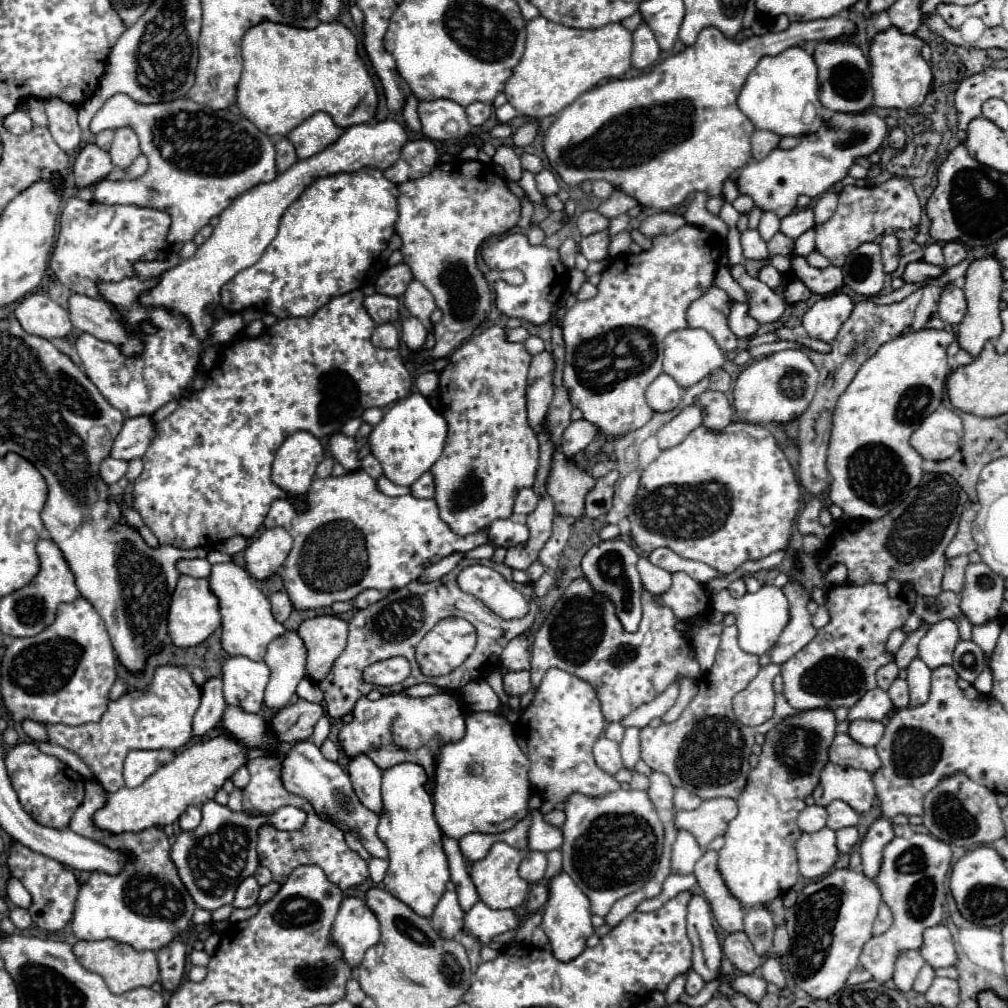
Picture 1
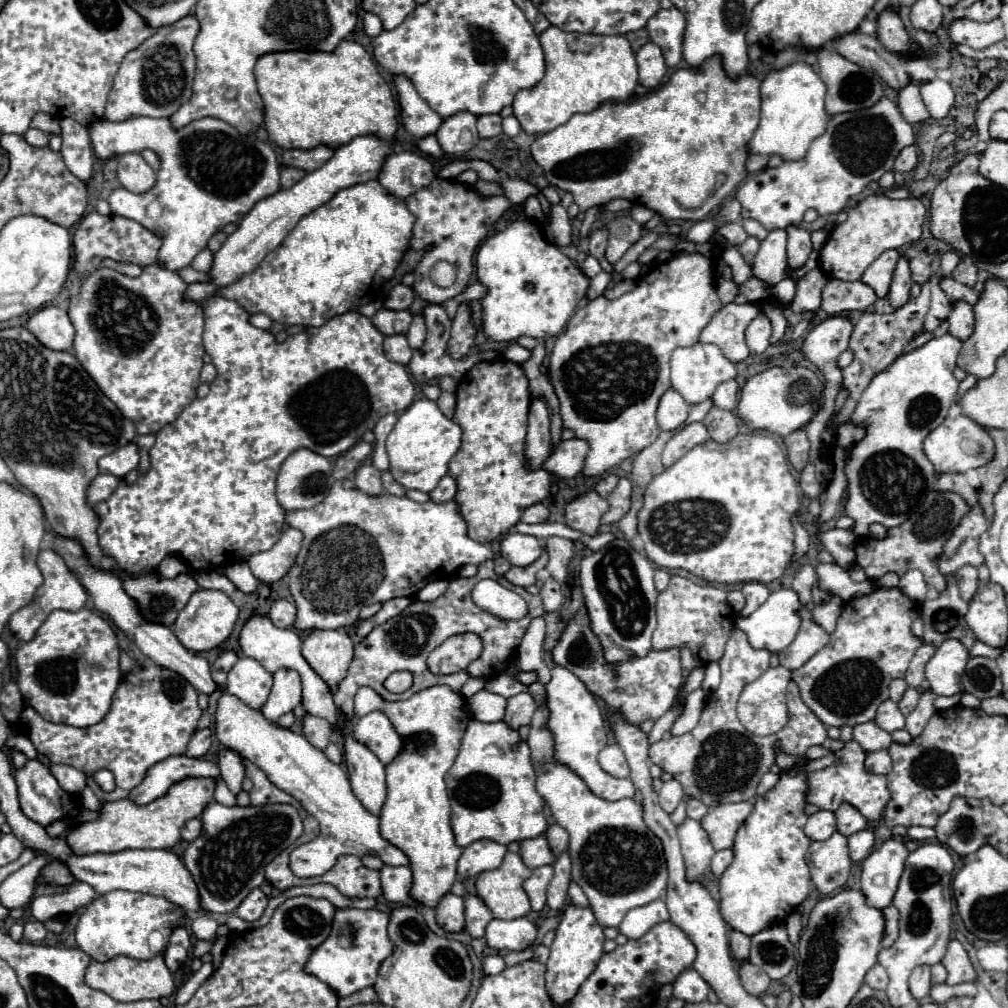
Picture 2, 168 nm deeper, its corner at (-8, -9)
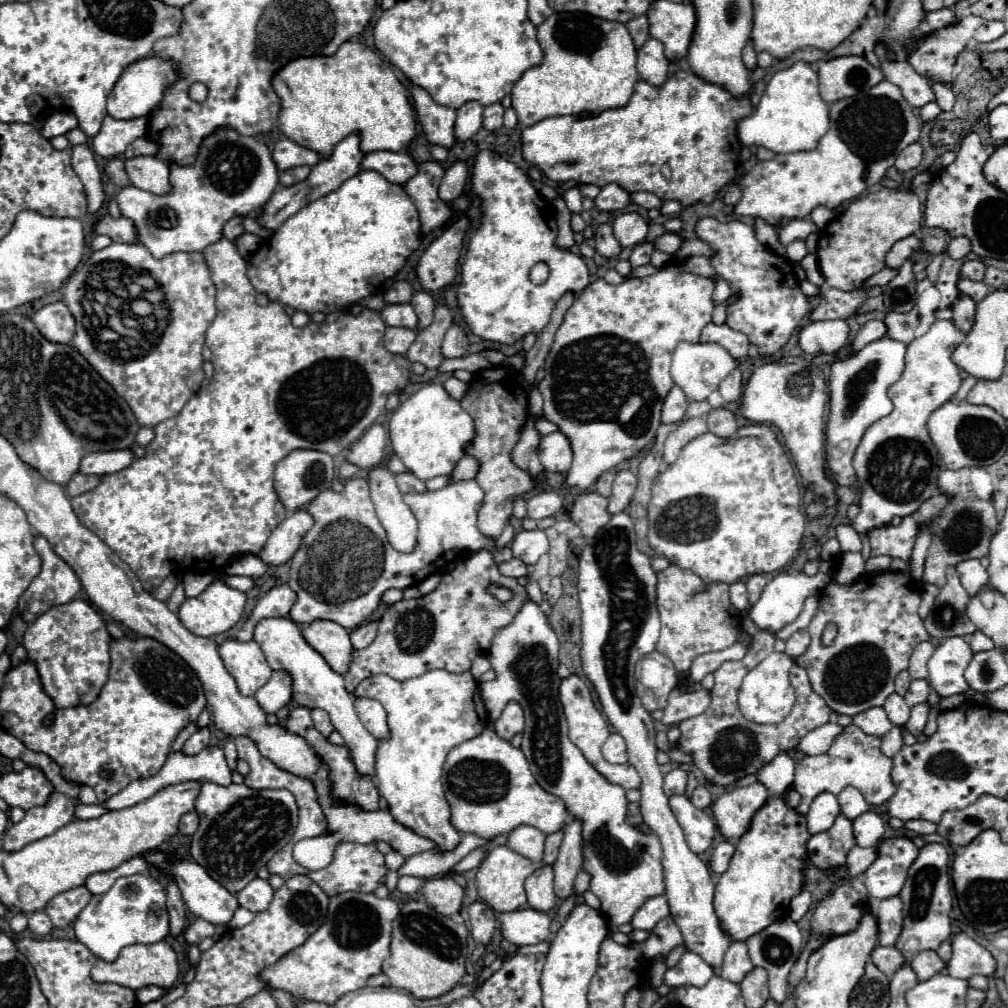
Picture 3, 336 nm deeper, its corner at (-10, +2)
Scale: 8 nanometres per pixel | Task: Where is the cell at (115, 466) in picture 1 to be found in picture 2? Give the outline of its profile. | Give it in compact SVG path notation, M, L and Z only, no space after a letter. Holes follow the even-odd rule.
M99 474L89 486L89 492L87 492L89 504L95 506L97 502L107 500L113 494L113 490L119 486L119 482L121 482L121 478L113 476L113 474Z

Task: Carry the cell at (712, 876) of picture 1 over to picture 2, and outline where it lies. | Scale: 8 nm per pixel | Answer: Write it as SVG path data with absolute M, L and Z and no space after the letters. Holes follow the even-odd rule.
M731 930L729 932L729 944L731 944L731 954L737 958L737 960L743 960L749 956L749 946L751 946L751 940L747 934L741 934L739 930Z

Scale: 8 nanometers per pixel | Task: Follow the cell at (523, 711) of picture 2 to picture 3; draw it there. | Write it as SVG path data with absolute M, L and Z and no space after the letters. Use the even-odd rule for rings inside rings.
M511 701L511 703L503 709L501 717L493 723L493 729L495 729L495 733L497 733L501 739L507 739L507 741L509 741L513 735L521 733L521 731L523 731L523 709L521 709L521 705L515 703L515 701Z

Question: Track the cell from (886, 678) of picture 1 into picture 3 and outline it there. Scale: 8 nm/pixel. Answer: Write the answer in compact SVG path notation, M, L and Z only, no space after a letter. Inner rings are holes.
M901 671L901 673L897 675L897 679L895 679L895 693L899 693L899 695L903 697L903 695L907 693L909 685L911 685L911 677L909 677L909 673L907 673L907 671Z

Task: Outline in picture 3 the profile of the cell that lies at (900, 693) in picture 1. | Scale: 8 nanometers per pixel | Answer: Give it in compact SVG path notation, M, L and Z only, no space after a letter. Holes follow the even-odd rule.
M913 681L911 687L909 687L909 691L907 691L907 695L905 695L907 705L915 707L919 703L925 703L927 697L929 697L929 691L931 691L931 687L929 687L927 681Z

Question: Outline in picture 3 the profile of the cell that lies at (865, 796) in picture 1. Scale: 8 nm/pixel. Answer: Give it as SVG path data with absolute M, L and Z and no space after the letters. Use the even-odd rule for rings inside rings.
M847 725L843 729L843 733L835 737L835 741L833 741L833 745L829 747L827 753L817 755L817 757L803 757L797 763L795 781L793 781L793 787L801 793L801 803L799 803L799 807L795 811L799 815L805 815L811 801L819 793L829 791L833 795L839 795L849 785L859 789L863 793L865 801L871 803L871 805L881 805L887 799L891 799L893 793L895 793L895 785L891 781L893 761L889 757L885 757L879 747L881 747L879 737L867 735L855 725Z

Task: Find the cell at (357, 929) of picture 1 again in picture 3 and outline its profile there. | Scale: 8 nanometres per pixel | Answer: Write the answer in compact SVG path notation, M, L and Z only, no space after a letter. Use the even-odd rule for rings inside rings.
M341 893L331 897L329 911L325 923L295 951L289 951L283 959L279 959L273 967L267 967L259 973L259 979L265 981L273 989L281 989L291 993L295 999L303 1001L319 1001L327 1005L335 1005L345 993L363 989L371 975L381 973L381 963L389 955L391 943L391 923L399 915L399 905L393 899L379 899L373 893Z

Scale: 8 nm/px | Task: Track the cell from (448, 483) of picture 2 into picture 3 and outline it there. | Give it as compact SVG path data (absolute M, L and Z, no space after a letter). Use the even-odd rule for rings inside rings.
M465 455L465 457L457 463L457 467L455 467L455 471L453 471L453 481L475 479L477 471L479 471L479 461L477 461L475 457L471 457L471 455Z

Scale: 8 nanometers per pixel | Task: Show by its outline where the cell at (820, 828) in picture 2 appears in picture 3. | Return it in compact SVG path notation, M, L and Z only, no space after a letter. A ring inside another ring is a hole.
M823 793L823 795L817 795L809 807L809 813L805 815L807 819L807 829L811 835L815 833L823 833L827 831L835 817L839 815L839 803L837 803L837 797L831 795L831 793Z

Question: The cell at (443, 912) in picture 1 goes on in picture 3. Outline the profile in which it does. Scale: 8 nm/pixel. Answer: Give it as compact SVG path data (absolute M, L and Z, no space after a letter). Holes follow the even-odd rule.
M451 875L425 881L421 887L421 895L433 911L447 917L459 913L463 905L463 887Z

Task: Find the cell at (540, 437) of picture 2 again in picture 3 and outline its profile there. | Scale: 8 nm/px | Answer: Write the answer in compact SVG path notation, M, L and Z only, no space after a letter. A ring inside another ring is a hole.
M529 417L529 423L525 423L525 429L521 431L521 437L517 441L517 445L513 447L511 451L511 461L527 471L531 477L537 477L539 473L543 473L543 465L539 461L539 455L537 455L537 449L539 449L539 439L541 435L535 431L535 421L537 417Z

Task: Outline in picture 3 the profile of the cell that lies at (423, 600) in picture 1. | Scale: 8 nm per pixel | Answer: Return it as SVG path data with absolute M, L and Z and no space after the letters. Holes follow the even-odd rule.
M487 549L477 551L453 571L445 573L433 593L421 599L403 599L385 611L375 641L365 649L355 651L349 671L343 675L345 687L353 693L363 679L377 673L385 673L397 681L419 677L431 669L465 673L477 655L487 653L495 631L509 625L525 601L525 587L499 573L493 553ZM489 585L507 587L513 597L501 605L501 601L489 593Z

